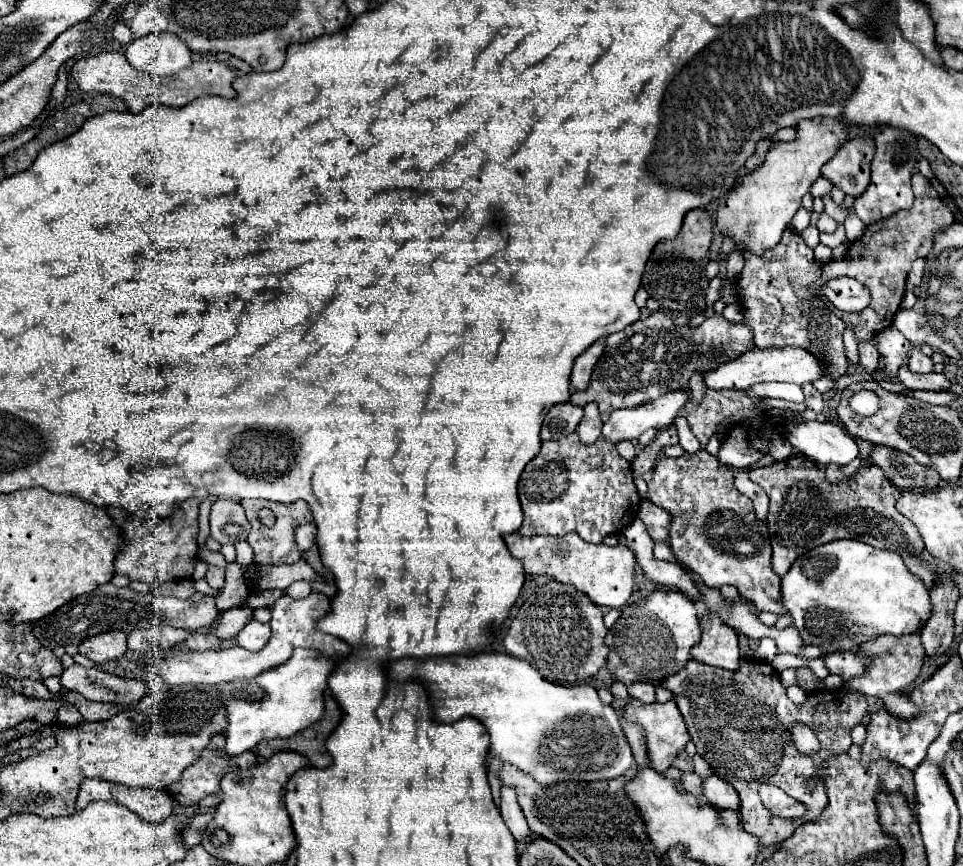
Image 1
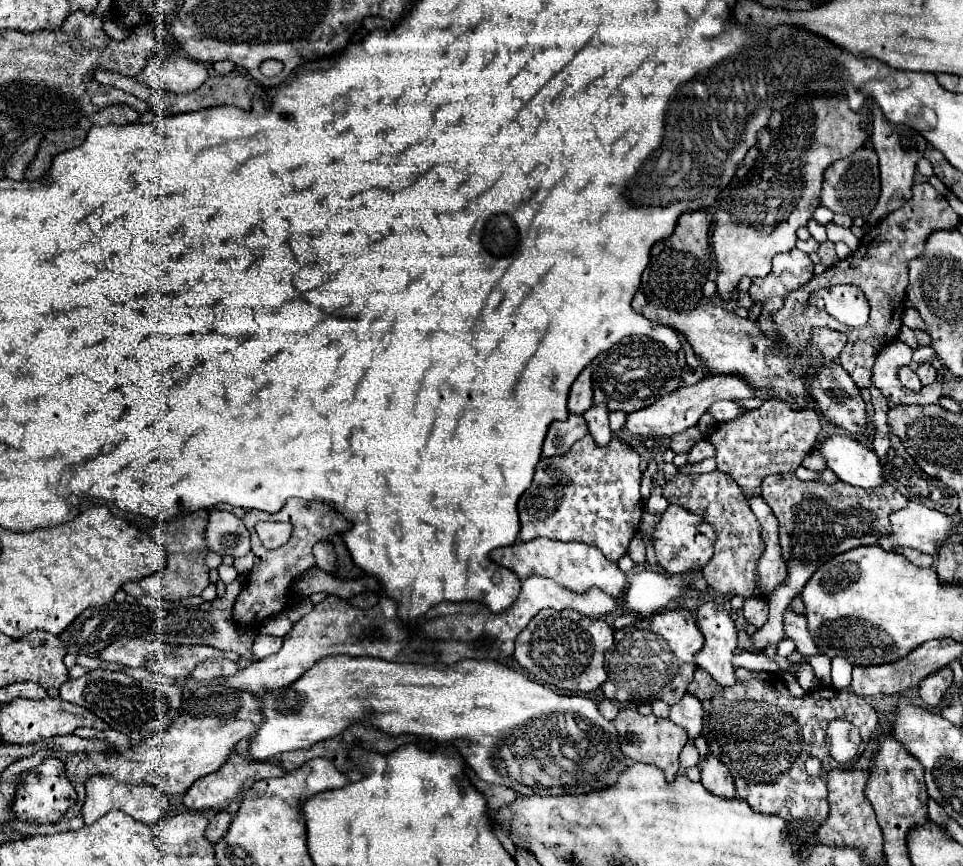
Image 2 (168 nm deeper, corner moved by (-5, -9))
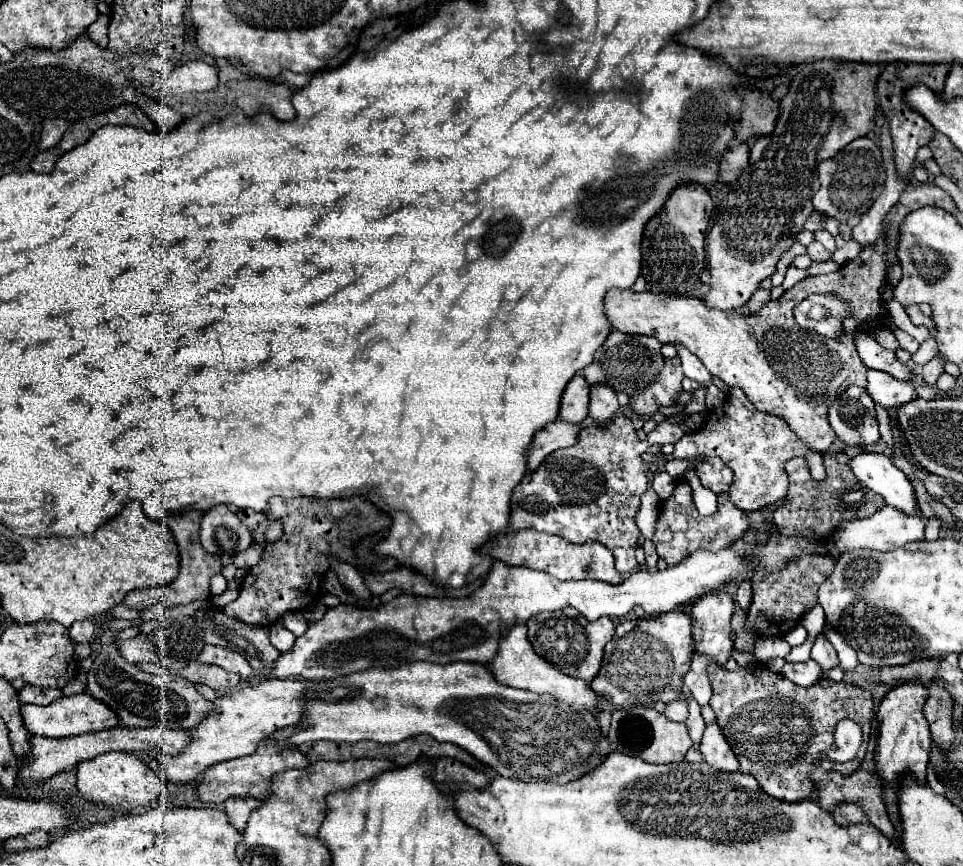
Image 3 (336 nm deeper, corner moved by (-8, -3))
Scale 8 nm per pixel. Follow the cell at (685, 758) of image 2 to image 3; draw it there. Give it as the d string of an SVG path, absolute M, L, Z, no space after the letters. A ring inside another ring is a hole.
M692 697L688 699L688 709L690 709L690 715L688 715L688 719L686 719L686 725L688 725L688 731L690 731L690 737L692 737L694 745L698 745L706 725L704 725L704 719L702 719L702 715L700 715L700 705L694 703Z

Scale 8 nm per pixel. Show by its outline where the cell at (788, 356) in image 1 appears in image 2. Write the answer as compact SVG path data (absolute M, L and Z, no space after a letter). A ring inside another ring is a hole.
M705 375L697 385L679 387L673 393L669 393L667 397L661 397L659 401L655 401L653 405L639 409L635 413L629 413L625 431L629 431L631 435L641 435L641 437L671 437L675 433L681 433L681 431L697 425L699 417L707 411L707 407L721 399L731 399L731 401L751 399L751 389L747 389L747 385L743 385L743 381L739 381L737 377Z

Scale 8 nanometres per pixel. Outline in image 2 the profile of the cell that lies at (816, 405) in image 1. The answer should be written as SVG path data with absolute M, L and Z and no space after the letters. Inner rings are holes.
M765 401L755 411L743 411L731 421L717 423L715 431L709 435L709 441L717 451L717 469L729 473L745 491L755 491L767 475L795 471L803 463L803 459L813 451L815 437L821 431L819 419L813 401L803 411L793 411L783 401Z

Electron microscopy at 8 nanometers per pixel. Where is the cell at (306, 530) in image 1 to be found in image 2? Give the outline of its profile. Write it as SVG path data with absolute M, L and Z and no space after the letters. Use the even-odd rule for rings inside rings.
M319 543L319 545L315 545L313 555L315 555L315 561L317 561L319 569L323 569L327 573L335 573L337 571L337 557L335 557L333 545Z

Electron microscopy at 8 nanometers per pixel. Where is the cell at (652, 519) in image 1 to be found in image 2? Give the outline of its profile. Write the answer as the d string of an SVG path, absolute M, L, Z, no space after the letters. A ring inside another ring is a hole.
M669 505L663 513L655 533L653 533L653 549L657 555L657 563L667 573L685 573L689 569L701 569L713 557L715 545L715 529L697 513L687 511L681 505Z

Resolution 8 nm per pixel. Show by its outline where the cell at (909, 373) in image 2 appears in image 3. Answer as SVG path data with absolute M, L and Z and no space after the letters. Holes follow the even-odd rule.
M860 333L856 335L856 347L858 347L858 355L860 359L870 367L870 369L880 369L886 371L890 375L894 375L900 381L912 381L916 379L916 375L908 369L906 363L898 361L896 353L890 349L884 349L874 337L870 337L868 333Z

